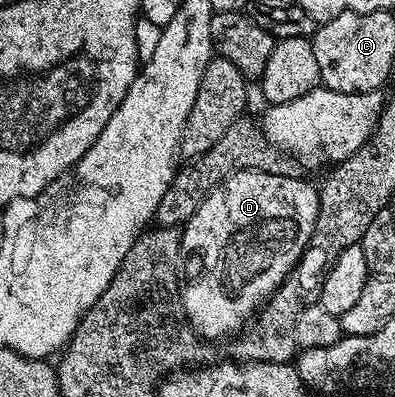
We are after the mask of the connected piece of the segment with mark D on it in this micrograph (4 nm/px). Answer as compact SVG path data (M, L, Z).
M247 168L243 172L233 172L227 177L226 180L221 181L221 183L216 184L212 190L207 194L207 198L203 198L203 202L198 206L195 210L195 214L192 218L183 225L183 231L181 234L181 250L184 253L185 257L183 260L183 283L180 285L181 290L181 301L183 302L183 310L185 311L185 317L189 320L189 325L196 330L198 336L210 341L210 342L218 342L217 340L221 340L224 336L230 336L230 338L236 337L238 333L242 331L252 321L255 313L264 305L265 301L268 300L271 293L273 293L282 282L285 281L286 278L289 276L289 271L292 270L293 267L297 265L299 262L299 258L303 254L303 250L309 244L309 239L311 238L311 234L315 230L315 218L319 214L319 192L316 187L313 188L311 185L308 184L305 180L300 180L297 176L285 176L289 174L282 174L280 171L277 170L258 170L256 168Z

